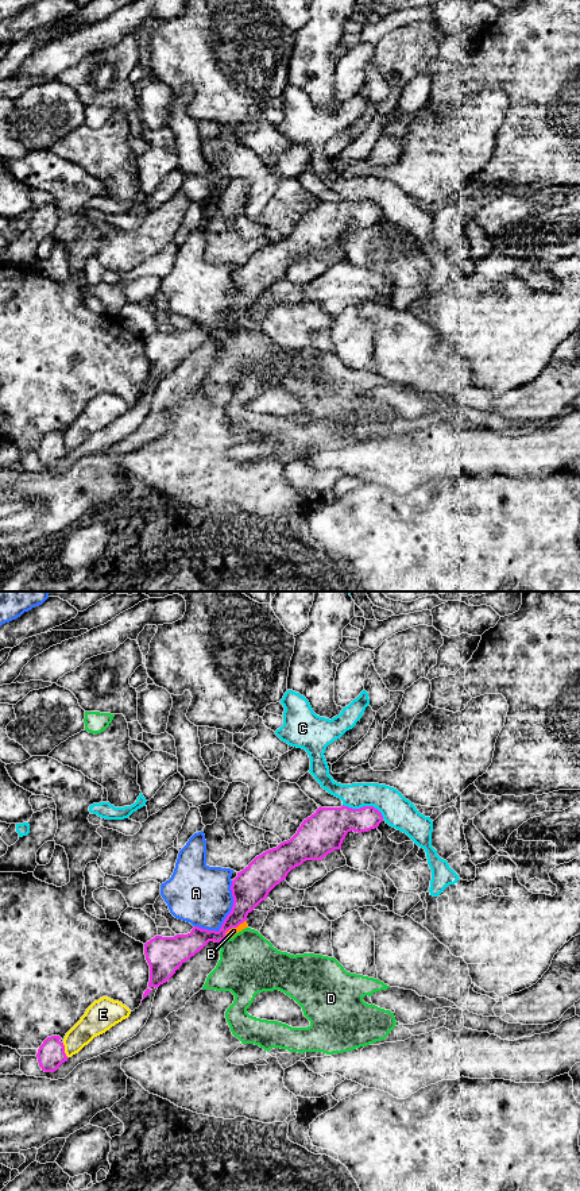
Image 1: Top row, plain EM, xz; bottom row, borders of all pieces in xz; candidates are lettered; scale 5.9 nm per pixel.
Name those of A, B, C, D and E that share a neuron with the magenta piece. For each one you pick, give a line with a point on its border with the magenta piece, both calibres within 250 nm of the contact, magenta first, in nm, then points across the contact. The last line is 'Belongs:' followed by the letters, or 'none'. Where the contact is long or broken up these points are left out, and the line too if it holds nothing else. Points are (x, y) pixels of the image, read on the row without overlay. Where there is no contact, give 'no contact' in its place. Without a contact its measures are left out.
Belongs: none

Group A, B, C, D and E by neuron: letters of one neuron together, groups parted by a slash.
A B / C / D / E

